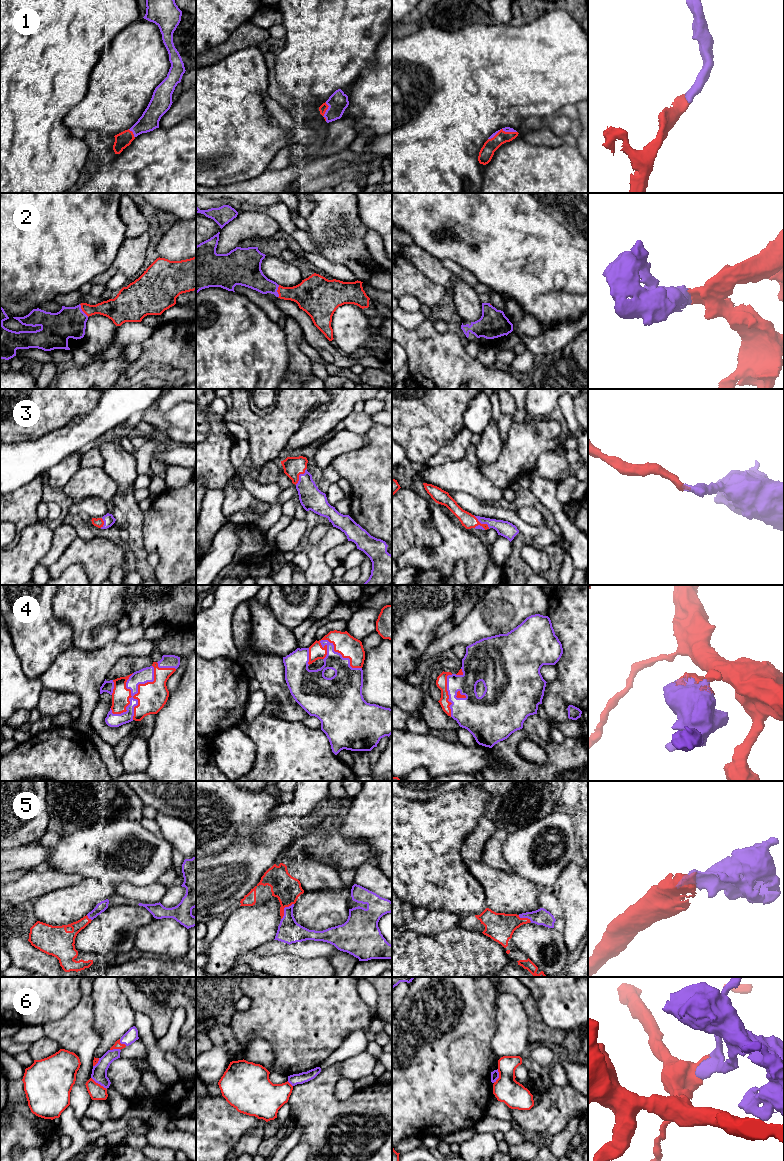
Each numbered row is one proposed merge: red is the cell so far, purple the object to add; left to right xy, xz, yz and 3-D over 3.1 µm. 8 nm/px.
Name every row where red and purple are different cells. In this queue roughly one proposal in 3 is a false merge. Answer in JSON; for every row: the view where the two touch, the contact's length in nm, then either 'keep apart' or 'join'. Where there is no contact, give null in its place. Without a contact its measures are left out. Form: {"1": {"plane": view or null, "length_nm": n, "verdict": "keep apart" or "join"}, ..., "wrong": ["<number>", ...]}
{"1": {"plane": "xz", "length_nm": 150, "verdict": "join"}, "2": {"plane": "xy", "length_nm": 130, "verdict": "join"}, "3": {"plane": "yz", "length_nm": 170, "verdict": "join"}, "4": {"plane": "xy", "length_nm": 500, "verdict": "join"}, "5": {"plane": "xz", "length_nm": 170, "verdict": "join"}, "6": {"plane": "xy", "length_nm": 160, "verdict": "join"}, "wrong": []}

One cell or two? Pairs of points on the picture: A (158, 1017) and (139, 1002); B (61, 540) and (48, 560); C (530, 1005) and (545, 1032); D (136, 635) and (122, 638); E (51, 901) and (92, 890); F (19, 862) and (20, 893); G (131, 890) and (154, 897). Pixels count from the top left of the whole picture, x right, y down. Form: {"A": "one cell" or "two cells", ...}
{"A": "one cell", "B": "one cell", "C": "one cell", "D": "one cell", "E": "one cell", "F": "two cells", "G": "one cell"}

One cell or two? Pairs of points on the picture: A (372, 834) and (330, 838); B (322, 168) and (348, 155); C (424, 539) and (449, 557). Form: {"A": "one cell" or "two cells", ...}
{"A": "two cells", "B": "one cell", "C": "two cells"}

